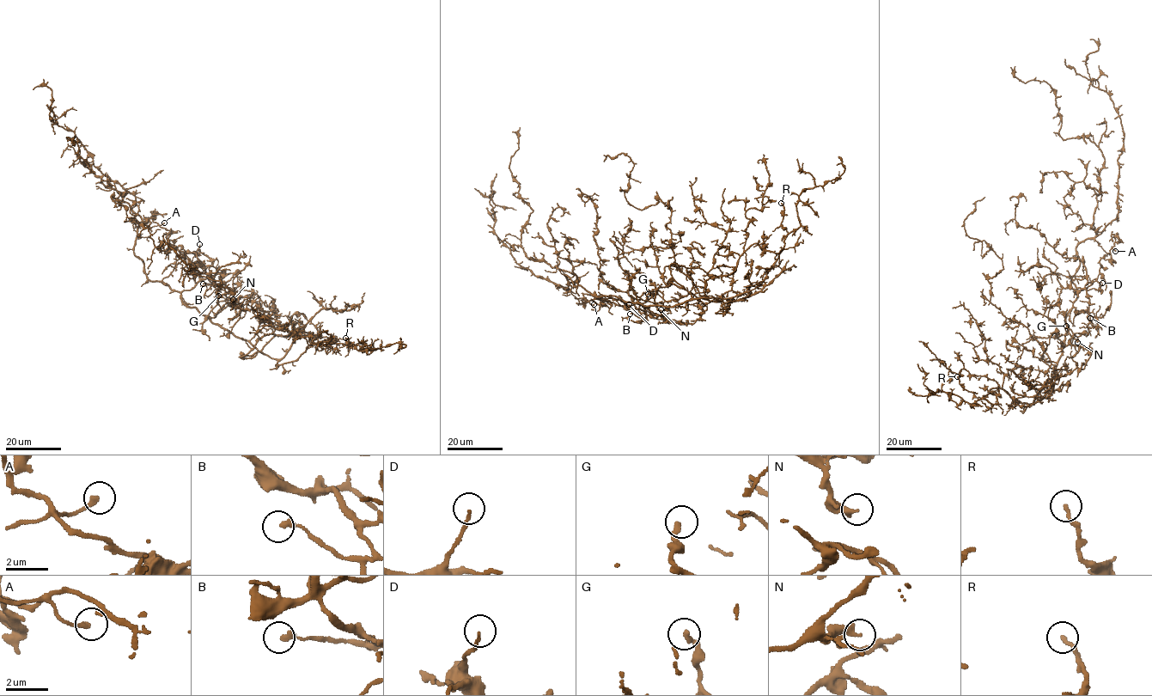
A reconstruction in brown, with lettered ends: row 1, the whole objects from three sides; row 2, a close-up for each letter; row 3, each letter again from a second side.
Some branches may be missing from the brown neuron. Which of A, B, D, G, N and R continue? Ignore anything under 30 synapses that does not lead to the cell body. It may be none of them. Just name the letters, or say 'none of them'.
none of them

